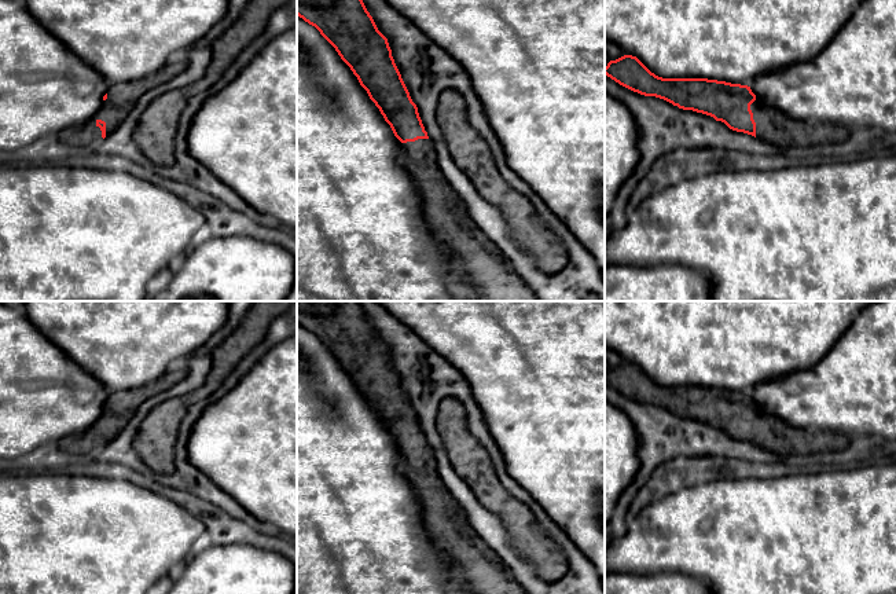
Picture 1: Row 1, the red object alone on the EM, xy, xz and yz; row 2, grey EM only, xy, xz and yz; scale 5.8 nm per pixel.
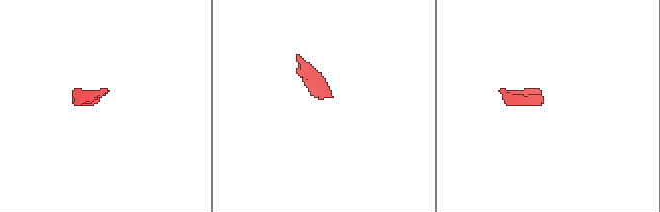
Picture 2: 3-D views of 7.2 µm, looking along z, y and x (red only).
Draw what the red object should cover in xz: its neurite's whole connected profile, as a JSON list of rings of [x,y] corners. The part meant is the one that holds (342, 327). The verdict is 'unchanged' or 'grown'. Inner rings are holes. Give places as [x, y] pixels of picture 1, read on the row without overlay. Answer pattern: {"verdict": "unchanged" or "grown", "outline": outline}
{"verdict": "grown", "outline": [[[297,301],[297,323],[315,334],[335,356],[400,448],[403,474],[418,494],[425,529],[458,572],[459,583],[471,594],[528,594],[510,575],[500,557],[475,532],[463,507],[441,481],[434,452],[394,371],[388,346],[378,338],[359,301]]]}

